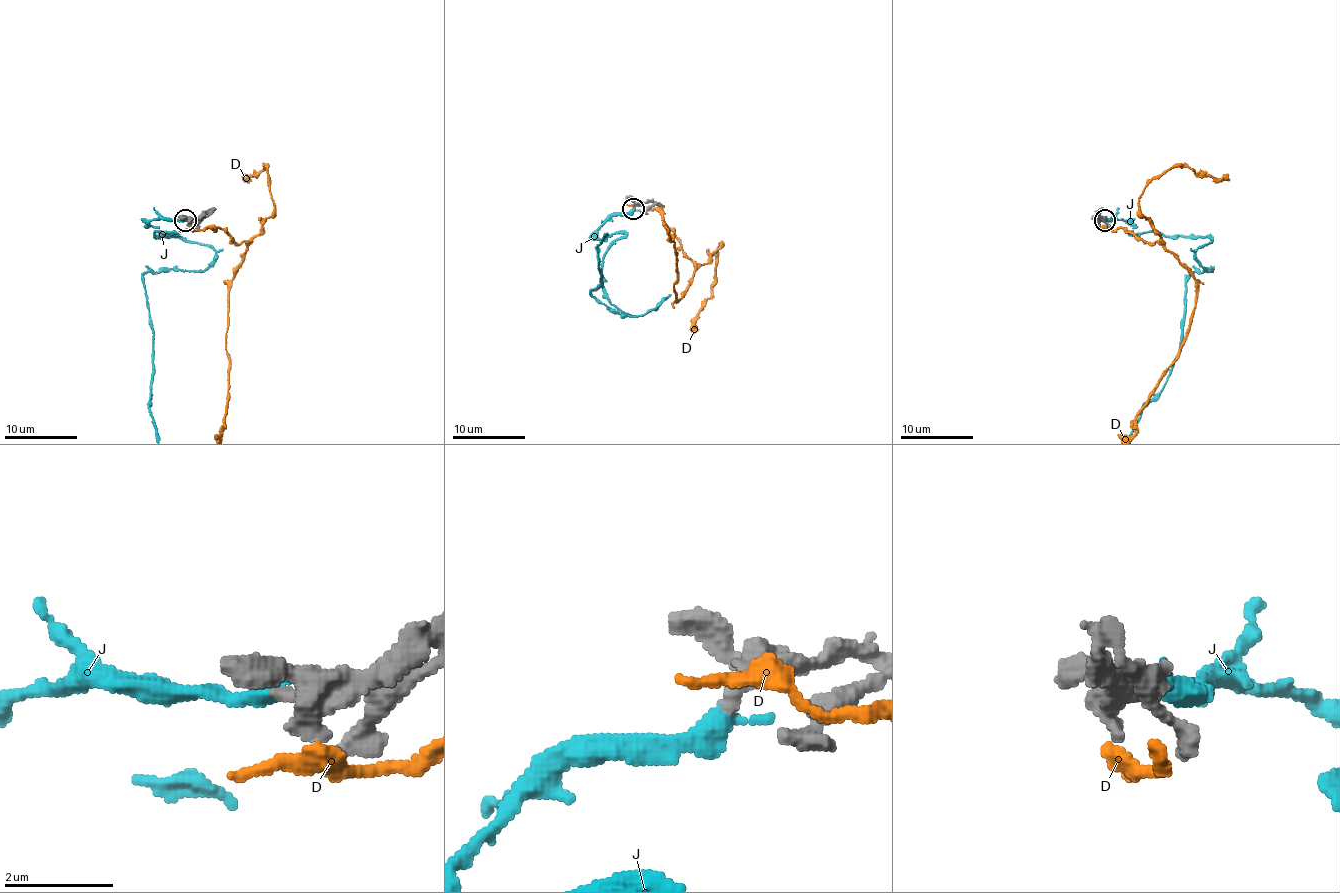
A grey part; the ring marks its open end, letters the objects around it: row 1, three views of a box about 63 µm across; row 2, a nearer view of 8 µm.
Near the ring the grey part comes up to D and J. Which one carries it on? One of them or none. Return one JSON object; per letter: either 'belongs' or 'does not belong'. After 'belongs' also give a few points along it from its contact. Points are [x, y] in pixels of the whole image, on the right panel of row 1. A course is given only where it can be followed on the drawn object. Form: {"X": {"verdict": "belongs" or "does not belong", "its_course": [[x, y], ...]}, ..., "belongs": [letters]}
{"D": {"verdict": "does not belong"}, "J": {"verdict": "belongs"}, "belongs": ["J"]}

